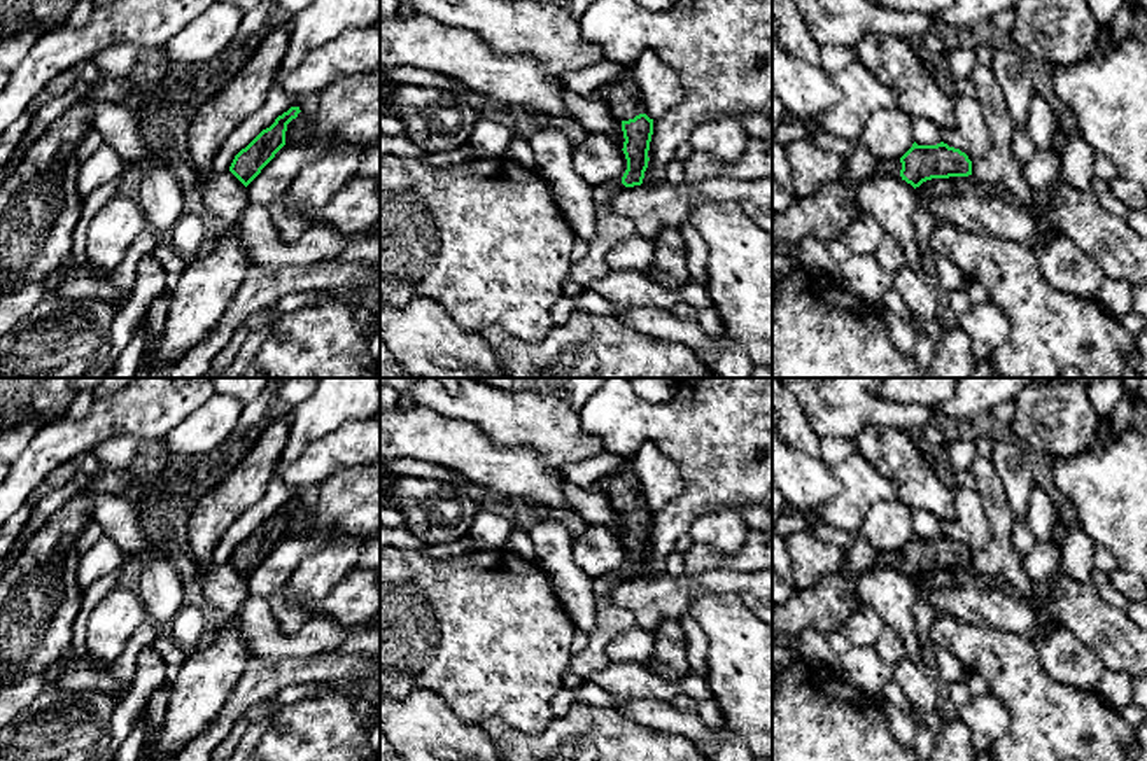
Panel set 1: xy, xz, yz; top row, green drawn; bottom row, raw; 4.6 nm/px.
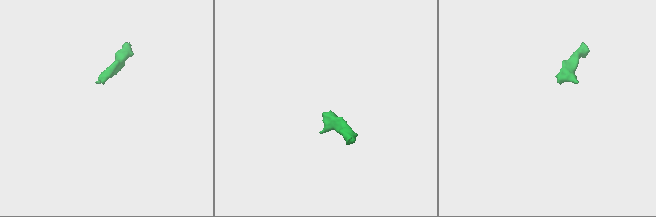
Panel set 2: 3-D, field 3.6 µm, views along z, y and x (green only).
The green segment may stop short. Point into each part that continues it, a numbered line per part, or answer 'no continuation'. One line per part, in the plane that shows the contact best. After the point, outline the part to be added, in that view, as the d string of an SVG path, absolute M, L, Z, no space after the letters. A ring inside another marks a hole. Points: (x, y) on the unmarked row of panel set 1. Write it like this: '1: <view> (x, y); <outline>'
1: xz (622, 488); M627 457L627 464L594 485L601 493L604 493L611 507L622 514L644 506L644 497L637 476L632 469L632 460Z

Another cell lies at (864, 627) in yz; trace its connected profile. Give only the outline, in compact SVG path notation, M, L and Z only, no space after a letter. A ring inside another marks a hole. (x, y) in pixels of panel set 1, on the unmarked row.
M858 604L841 632L853 646L876 646L884 628L886 625L870 607Z

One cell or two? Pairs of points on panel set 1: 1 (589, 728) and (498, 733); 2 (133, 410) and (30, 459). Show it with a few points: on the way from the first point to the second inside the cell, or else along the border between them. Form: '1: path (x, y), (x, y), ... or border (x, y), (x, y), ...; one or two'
1: path (566, 742), (520, 742); one
2: path (107, 418), (83, 436), (56, 441); one

